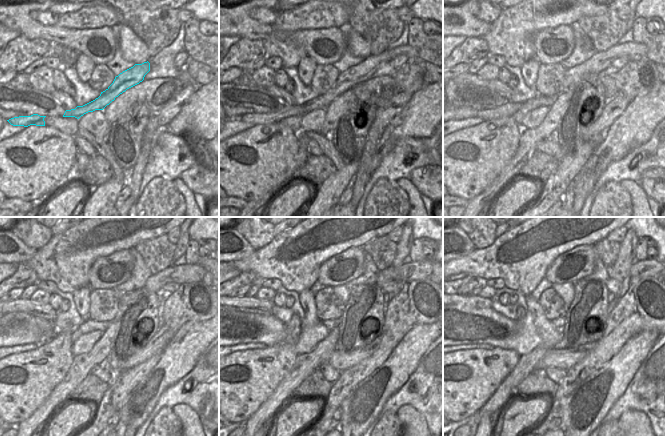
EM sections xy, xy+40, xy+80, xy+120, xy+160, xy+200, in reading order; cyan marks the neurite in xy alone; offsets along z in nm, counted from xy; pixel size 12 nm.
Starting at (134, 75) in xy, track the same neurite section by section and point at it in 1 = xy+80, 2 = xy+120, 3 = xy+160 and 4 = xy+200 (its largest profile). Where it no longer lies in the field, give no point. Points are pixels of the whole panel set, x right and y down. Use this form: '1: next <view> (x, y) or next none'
1: next xy+80 (632, 51)
2: next xy+120 (182, 274)
3: next xy+160 (419, 270)
4: next xy+200 (646, 268)

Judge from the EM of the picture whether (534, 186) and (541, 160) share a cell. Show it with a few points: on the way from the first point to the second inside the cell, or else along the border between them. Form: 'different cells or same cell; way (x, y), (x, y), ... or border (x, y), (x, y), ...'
different cells; border (536, 179), (540, 182)

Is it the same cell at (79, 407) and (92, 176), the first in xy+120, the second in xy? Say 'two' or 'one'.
two

